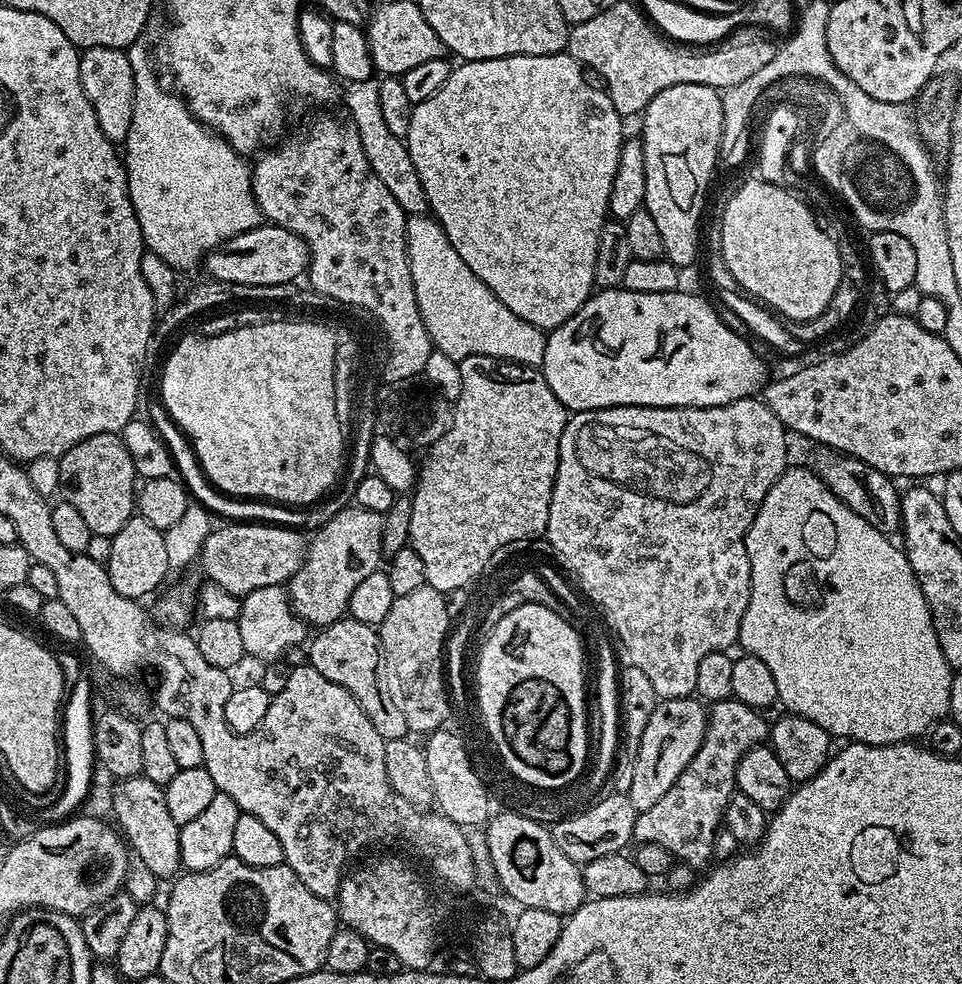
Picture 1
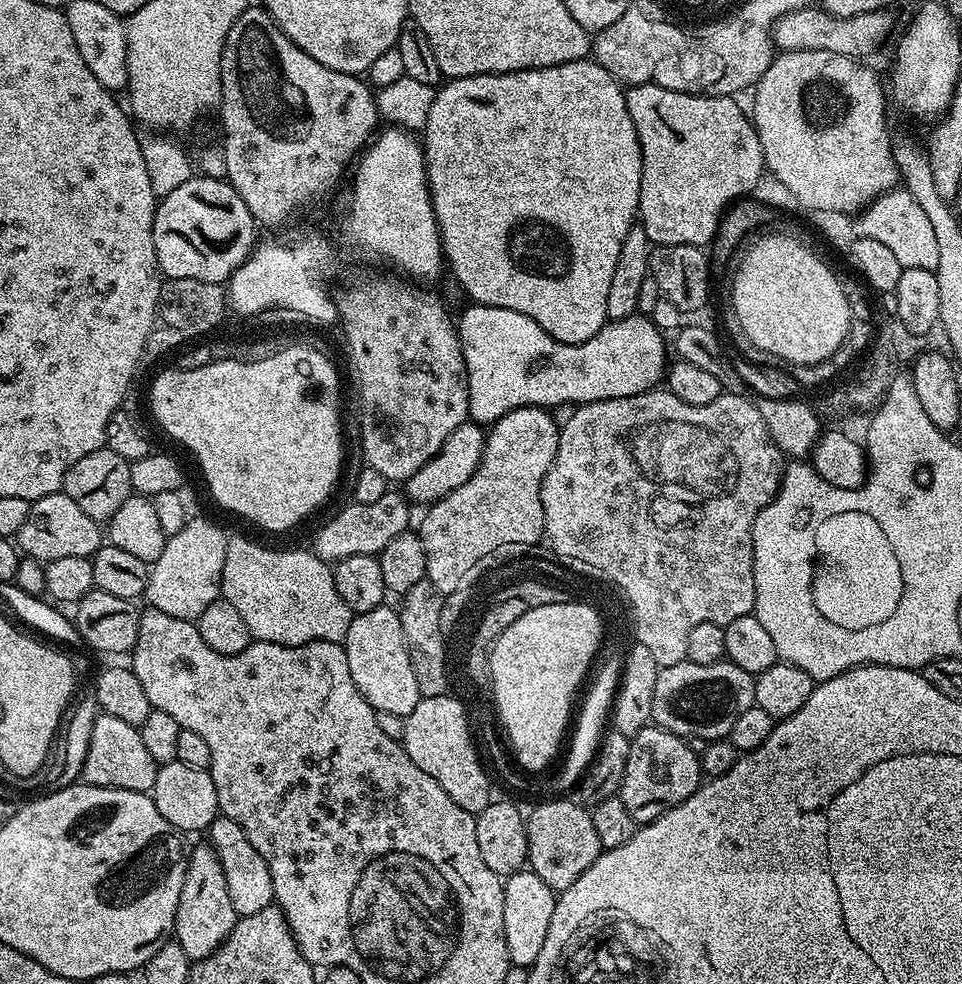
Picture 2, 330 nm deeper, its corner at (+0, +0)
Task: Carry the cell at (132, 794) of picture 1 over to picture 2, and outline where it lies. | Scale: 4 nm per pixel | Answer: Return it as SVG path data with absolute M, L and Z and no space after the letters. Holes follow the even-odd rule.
M97 715L90 730L90 742L84 759L83 783L99 788L151 793L157 767L154 758L150 758L146 745L142 742L142 734L137 725L122 722L122 718Z

